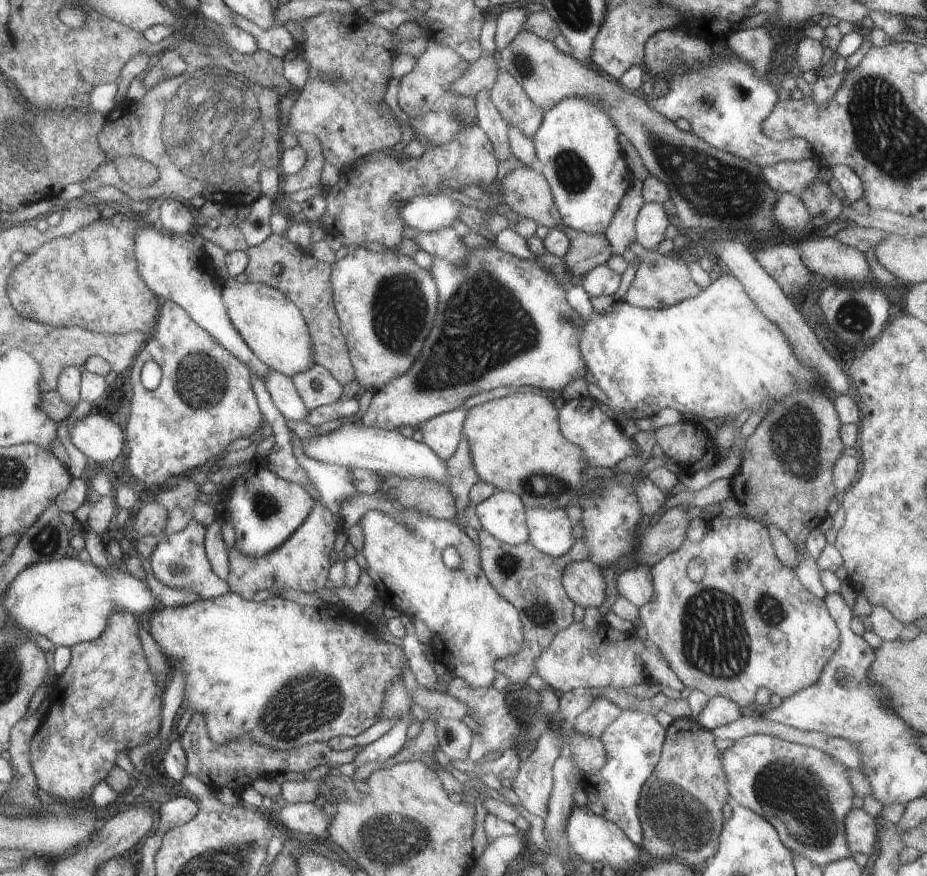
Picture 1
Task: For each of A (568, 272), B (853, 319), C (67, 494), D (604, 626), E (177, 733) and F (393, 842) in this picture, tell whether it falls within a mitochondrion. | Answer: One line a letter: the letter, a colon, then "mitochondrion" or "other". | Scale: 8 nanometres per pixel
A: other
B: mitochondrion
C: other
D: other
E: other
F: mitochondrion

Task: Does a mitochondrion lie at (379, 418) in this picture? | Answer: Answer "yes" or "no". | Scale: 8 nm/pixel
no

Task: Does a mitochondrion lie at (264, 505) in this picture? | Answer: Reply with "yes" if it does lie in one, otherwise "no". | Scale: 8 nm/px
yes

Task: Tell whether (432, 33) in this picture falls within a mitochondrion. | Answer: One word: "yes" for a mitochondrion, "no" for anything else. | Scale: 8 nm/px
no

